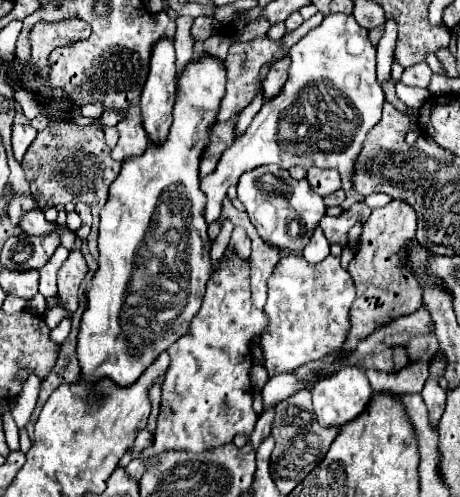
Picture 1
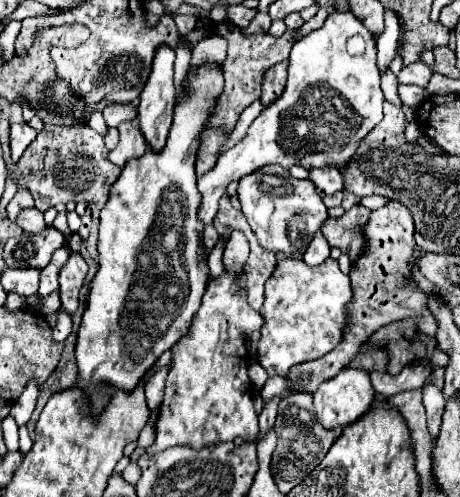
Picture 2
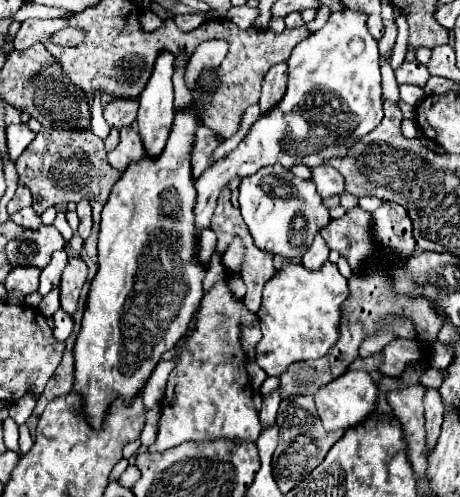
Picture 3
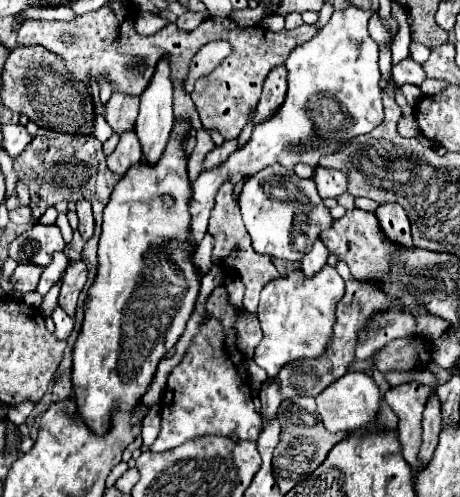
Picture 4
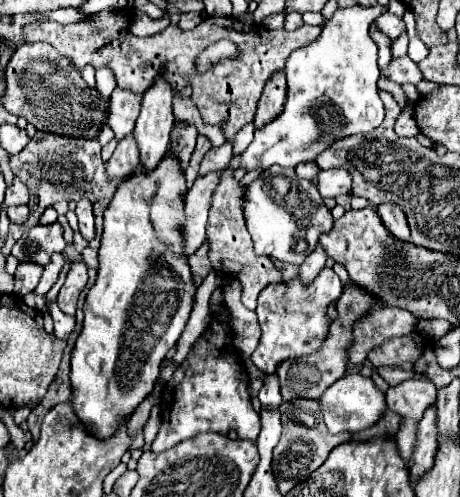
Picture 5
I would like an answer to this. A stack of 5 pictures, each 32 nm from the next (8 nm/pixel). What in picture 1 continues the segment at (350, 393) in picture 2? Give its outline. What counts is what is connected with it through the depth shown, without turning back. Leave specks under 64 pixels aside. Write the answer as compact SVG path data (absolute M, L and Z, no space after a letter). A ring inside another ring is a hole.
M342 368L334 372L332 376L320 378L312 386L312 402L314 402L314 414L320 426L342 426L350 420L354 420L370 402L372 388L368 384L368 378L358 368Z

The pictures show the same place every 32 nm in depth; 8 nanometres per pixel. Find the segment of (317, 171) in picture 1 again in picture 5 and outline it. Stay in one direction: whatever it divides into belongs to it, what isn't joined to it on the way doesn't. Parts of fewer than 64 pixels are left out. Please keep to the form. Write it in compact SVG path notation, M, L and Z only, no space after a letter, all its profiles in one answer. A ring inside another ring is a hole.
M342 168L318 172L318 192L322 198L336 198L340 194L348 194L350 184L352 184L352 178Z

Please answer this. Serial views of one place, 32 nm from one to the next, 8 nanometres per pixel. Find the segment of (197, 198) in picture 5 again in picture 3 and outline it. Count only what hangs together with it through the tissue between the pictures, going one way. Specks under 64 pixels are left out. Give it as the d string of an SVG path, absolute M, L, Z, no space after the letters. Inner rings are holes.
M348 8L332 12L324 28L312 32L292 50L288 88L280 104L262 114L246 138L196 180L198 232L210 224L218 196L232 178L250 176L270 164L282 164L288 170L296 164L316 168L332 156L344 156L358 138L380 124L382 102L378 44L366 28L366 16Z

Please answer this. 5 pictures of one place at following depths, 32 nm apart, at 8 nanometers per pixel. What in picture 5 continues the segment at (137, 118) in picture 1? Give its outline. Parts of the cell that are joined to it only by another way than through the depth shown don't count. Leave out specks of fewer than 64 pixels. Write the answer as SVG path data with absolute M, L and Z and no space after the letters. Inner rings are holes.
M132 134L124 136L112 158L106 162L106 168L108 168L108 178L118 178L118 180L124 180L126 176L130 176L140 164L140 150L136 148L136 140Z

